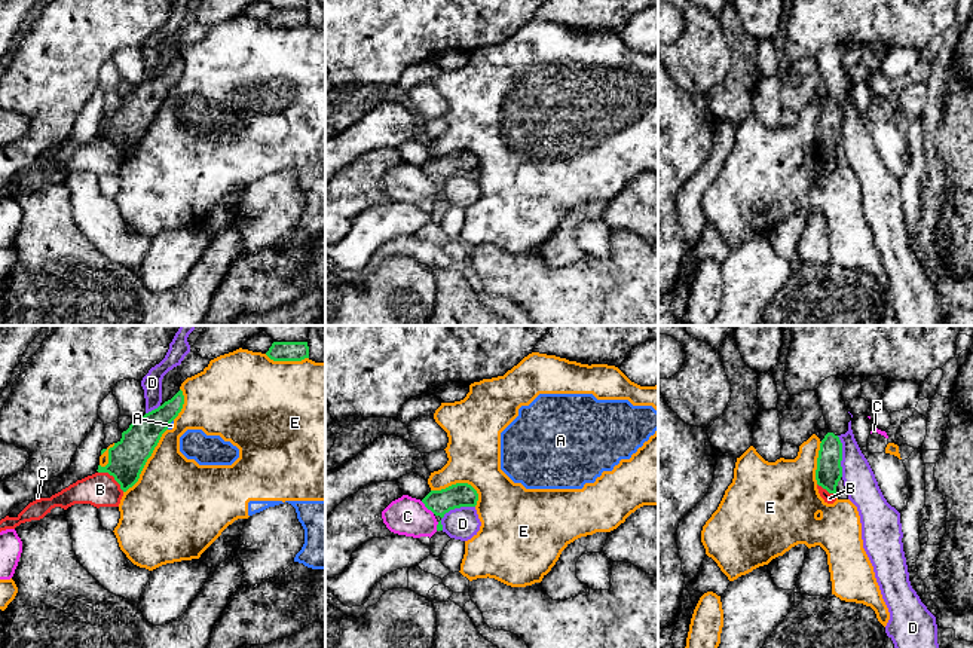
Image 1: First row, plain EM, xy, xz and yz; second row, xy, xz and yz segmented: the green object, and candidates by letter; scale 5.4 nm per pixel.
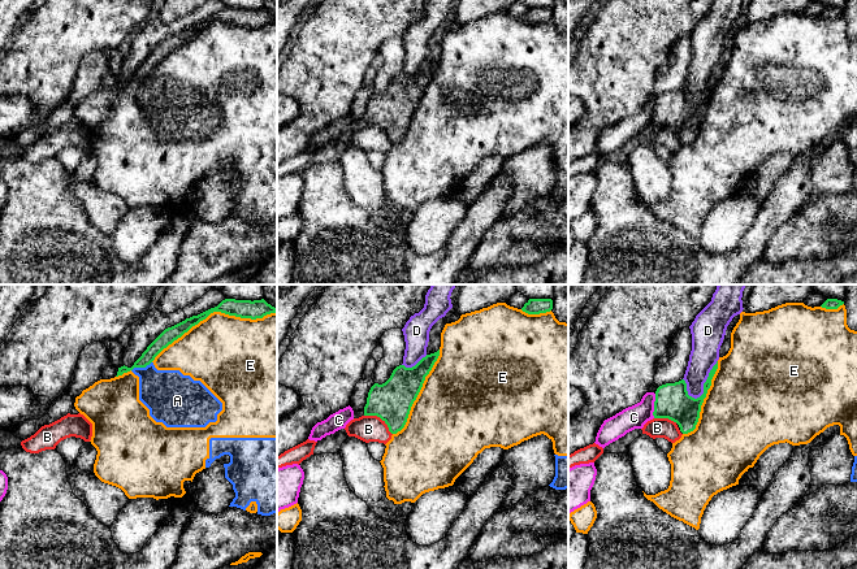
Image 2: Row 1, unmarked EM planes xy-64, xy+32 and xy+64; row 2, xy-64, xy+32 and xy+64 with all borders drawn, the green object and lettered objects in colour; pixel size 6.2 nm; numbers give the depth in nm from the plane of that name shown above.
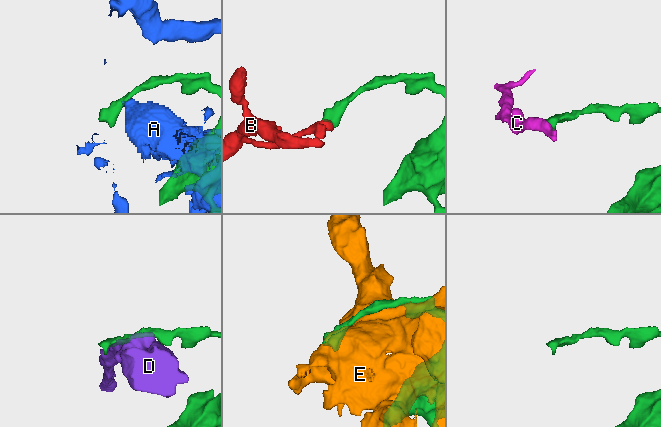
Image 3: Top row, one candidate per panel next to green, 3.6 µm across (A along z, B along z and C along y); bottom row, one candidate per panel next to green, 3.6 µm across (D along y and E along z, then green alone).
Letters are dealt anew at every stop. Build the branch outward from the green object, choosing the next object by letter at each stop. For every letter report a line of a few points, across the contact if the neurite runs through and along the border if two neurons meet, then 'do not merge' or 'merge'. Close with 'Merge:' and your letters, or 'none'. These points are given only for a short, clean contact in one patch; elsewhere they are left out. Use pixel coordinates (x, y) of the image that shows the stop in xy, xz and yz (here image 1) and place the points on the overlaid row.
A: line xy (173, 419), (167, 428); do not merge
B: line xy (98, 471), (107, 471), (124, 491); do not merge
C: line xz (421, 501), (434, 513); do not merge
D: do not merge
E: do not merge
Merge: none

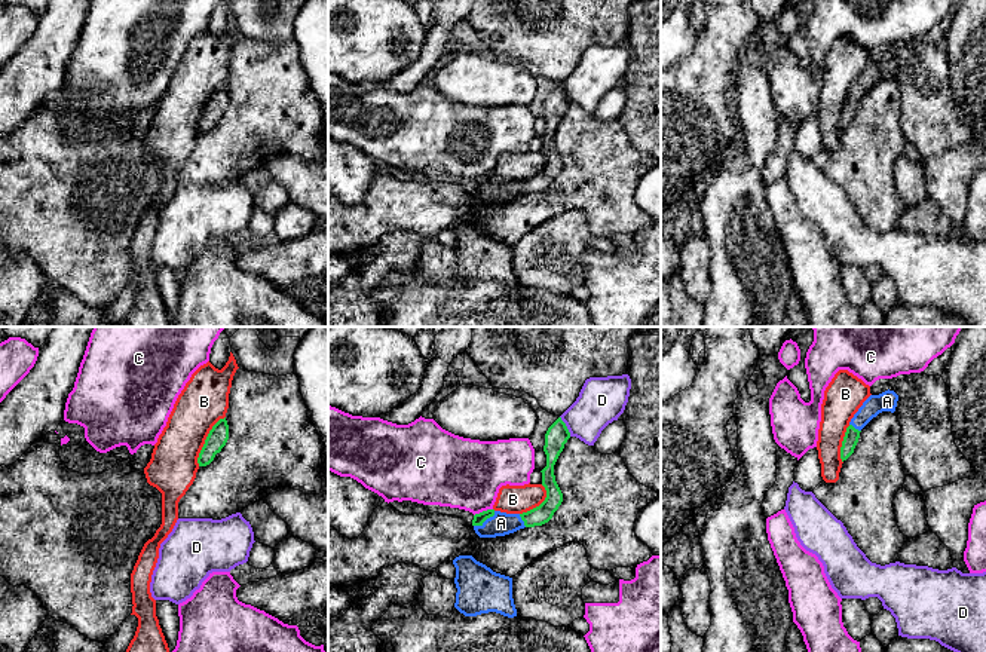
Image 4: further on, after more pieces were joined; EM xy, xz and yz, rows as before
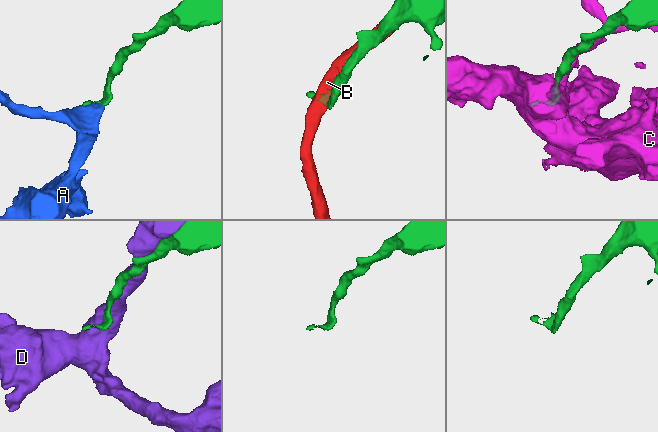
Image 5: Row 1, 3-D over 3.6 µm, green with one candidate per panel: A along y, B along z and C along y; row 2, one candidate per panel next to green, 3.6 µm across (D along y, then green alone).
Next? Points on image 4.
A: line xz (478, 519), (484, 520), (501, 523); merge
B: do not merge
C: line xz (492, 508), (474, 516); do not merge
D: do not merge
Merge: A

